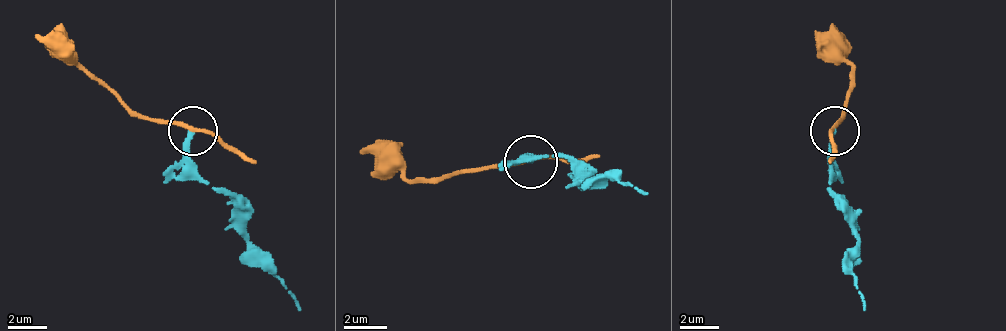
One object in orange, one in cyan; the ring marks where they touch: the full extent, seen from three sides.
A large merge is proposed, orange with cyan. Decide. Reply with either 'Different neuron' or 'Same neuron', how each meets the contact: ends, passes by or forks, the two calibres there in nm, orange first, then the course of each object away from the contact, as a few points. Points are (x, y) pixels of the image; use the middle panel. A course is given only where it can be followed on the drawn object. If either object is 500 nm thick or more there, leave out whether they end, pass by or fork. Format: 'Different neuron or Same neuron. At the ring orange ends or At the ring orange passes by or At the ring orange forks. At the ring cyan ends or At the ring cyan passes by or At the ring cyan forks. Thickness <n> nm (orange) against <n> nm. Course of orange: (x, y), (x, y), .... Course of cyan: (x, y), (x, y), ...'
Different neuron. At the ring orange passes by. At the ring cyan ends. Thickness 190 nm (orange) against 220 nm. Course of orange: (532, 160), (404, 181), (361, 149). Course of cyan: (532, 160), (526, 155), (564, 155), (596, 187), (628, 181), (649, 192)

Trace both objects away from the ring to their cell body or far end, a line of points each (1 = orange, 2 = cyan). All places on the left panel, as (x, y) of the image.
1: (193, 132), (134, 117), (36, 34)
2: (193, 132), (188, 162), (223, 191), (252, 250), (302, 309)

